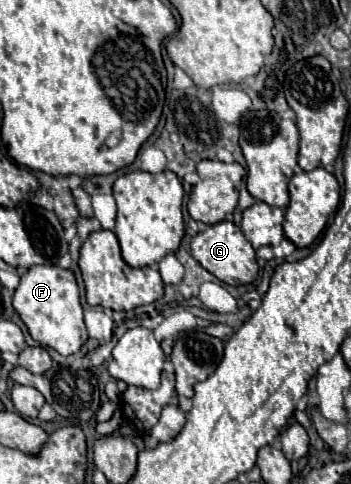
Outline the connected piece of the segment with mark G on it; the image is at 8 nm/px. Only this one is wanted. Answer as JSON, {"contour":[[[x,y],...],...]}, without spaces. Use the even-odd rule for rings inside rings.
{"contour":[[[218,222],[208,226],[204,232],[198,232],[192,238],[192,256],[204,266],[208,272],[212,272],[218,280],[230,284],[230,286],[242,286],[250,284],[258,276],[258,264],[256,264],[256,252],[252,244],[242,234],[240,226],[234,222]]]}

